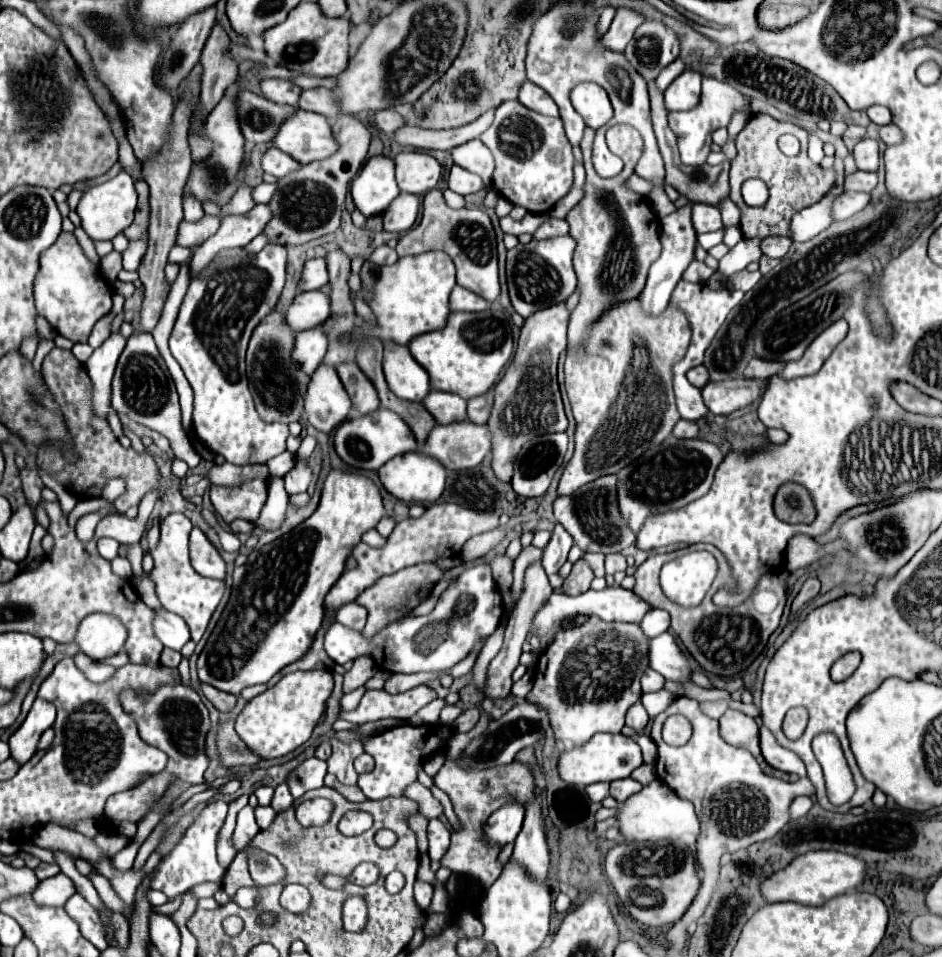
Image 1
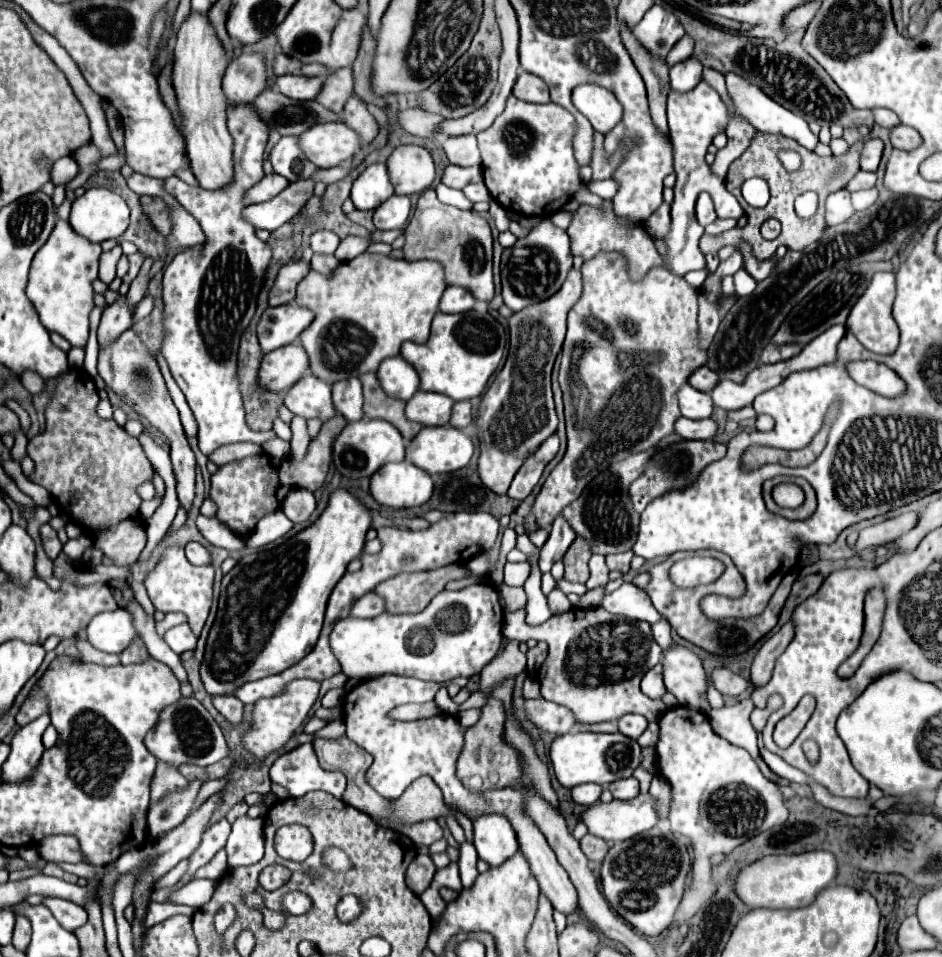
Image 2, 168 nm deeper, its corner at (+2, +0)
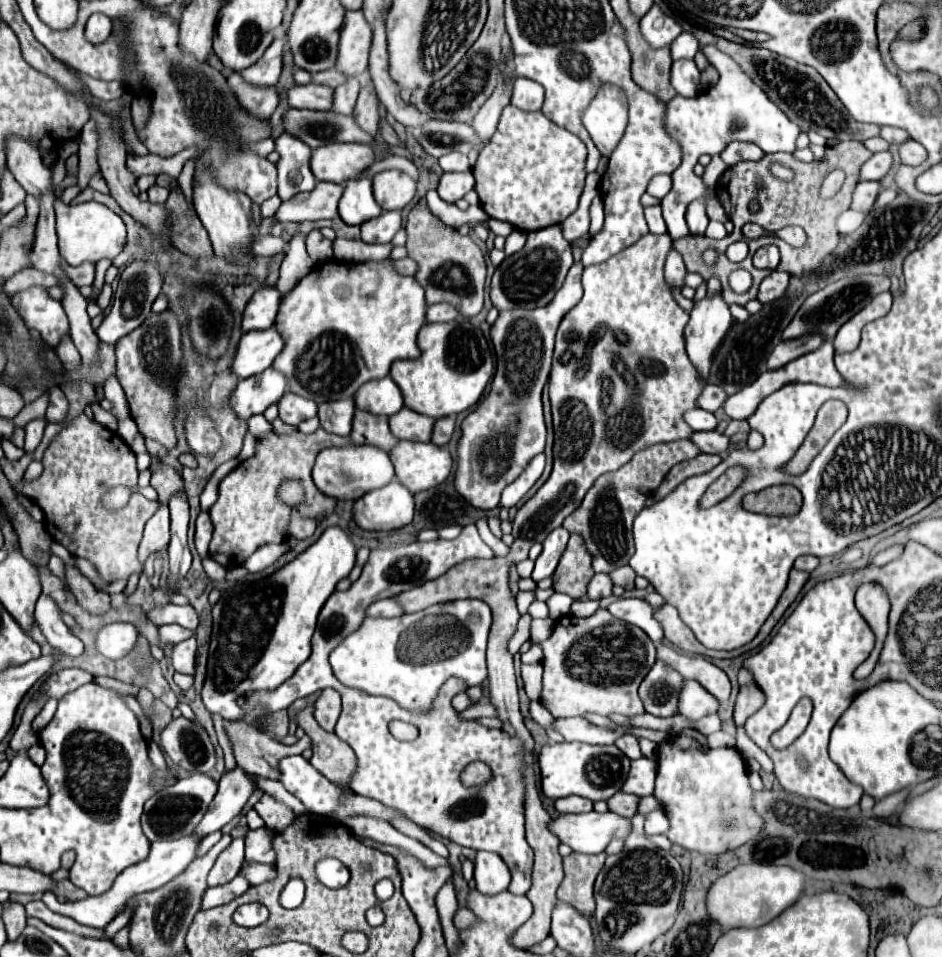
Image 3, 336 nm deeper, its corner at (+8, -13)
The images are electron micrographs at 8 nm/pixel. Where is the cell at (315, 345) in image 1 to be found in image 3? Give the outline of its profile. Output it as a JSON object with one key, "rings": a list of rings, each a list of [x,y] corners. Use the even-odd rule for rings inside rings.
{"rings":[[[270,367],[254,377],[242,379],[232,393],[232,409],[242,419],[264,413],[270,405],[278,403],[288,391],[288,379],[278,369]]]}

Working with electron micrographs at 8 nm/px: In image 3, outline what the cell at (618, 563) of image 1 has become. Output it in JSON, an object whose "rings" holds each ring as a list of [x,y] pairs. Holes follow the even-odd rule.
{"rings":[[[630,565],[618,567],[618,569],[614,569],[614,573],[610,573],[612,583],[620,585],[624,589],[634,589],[634,577],[636,577],[636,573],[634,573],[634,569]]]}

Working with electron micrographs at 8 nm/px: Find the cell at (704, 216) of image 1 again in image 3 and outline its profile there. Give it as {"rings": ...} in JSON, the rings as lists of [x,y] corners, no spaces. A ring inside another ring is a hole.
{"rings":[[[700,201],[690,203],[688,211],[686,211],[686,221],[688,221],[692,235],[704,235],[706,227],[708,227],[708,215],[706,215],[704,203],[700,203]]]}

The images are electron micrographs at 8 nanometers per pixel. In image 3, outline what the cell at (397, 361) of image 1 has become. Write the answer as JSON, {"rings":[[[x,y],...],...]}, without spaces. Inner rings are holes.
{"rings":[[[390,377],[374,379],[362,385],[362,389],[358,389],[358,393],[354,395],[354,401],[358,409],[366,409],[368,413],[388,417],[404,407],[402,391]]]}

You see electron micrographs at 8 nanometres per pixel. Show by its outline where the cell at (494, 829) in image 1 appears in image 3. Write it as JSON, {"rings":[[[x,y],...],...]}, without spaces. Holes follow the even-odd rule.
{"rings":[[[476,851],[474,879],[476,879],[478,891],[494,895],[494,893],[500,893],[502,889],[508,889],[510,869],[502,861],[502,857],[498,857],[498,853]]]}

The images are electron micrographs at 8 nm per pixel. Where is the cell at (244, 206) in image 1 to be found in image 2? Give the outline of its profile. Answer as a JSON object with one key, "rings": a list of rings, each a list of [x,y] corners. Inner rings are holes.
{"rings":[[[268,174],[264,176],[256,186],[252,186],[252,190],[246,194],[246,204],[256,204],[256,202],[266,202],[272,200],[274,196],[278,196],[290,182],[280,176],[280,174]]]}

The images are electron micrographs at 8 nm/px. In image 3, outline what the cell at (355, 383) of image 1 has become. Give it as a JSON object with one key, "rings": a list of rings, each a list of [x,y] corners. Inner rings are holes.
{"rings":[[[338,399],[338,401],[326,401],[318,407],[318,417],[322,427],[328,433],[336,435],[350,435],[352,431],[352,417],[354,417],[354,399]]]}

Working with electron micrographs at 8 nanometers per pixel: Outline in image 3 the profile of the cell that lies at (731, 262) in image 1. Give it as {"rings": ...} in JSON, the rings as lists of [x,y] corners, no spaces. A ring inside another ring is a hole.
{"rings":[[[722,293],[706,295],[694,301],[690,311],[690,321],[686,325],[686,351],[696,363],[698,373],[706,379],[710,361],[726,331],[732,325],[732,315],[728,311]]]}

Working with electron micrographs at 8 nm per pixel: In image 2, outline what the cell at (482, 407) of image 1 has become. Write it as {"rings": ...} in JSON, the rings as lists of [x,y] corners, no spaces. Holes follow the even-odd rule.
{"rings":[[[464,400],[464,402],[454,402],[450,424],[452,424],[454,428],[460,428],[460,430],[462,430],[462,428],[466,428],[470,422],[472,422],[470,402],[468,402],[468,400]]]}

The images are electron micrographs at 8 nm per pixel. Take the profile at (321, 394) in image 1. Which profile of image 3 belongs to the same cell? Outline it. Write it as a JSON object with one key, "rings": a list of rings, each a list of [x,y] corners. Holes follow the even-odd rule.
{"rings":[[[286,393],[286,397],[282,397],[282,401],[278,403],[280,409],[280,419],[288,425],[298,427],[298,423],[316,417],[316,403],[312,399],[300,397],[296,393]]]}

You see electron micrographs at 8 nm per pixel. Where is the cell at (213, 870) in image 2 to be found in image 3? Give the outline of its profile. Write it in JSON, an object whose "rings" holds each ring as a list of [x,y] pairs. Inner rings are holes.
{"rings":[[[234,837],[232,843],[218,855],[212,871],[208,873],[208,885],[222,885],[238,875],[238,865],[244,861],[244,837]]]}

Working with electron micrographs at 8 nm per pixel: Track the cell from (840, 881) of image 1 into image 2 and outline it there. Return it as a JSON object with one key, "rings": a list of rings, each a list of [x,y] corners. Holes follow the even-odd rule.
{"rings":[[[812,850],[796,856],[764,856],[740,870],[736,878],[736,894],[750,908],[804,908],[814,902],[816,894],[824,890],[836,876],[836,858],[824,850]]]}

